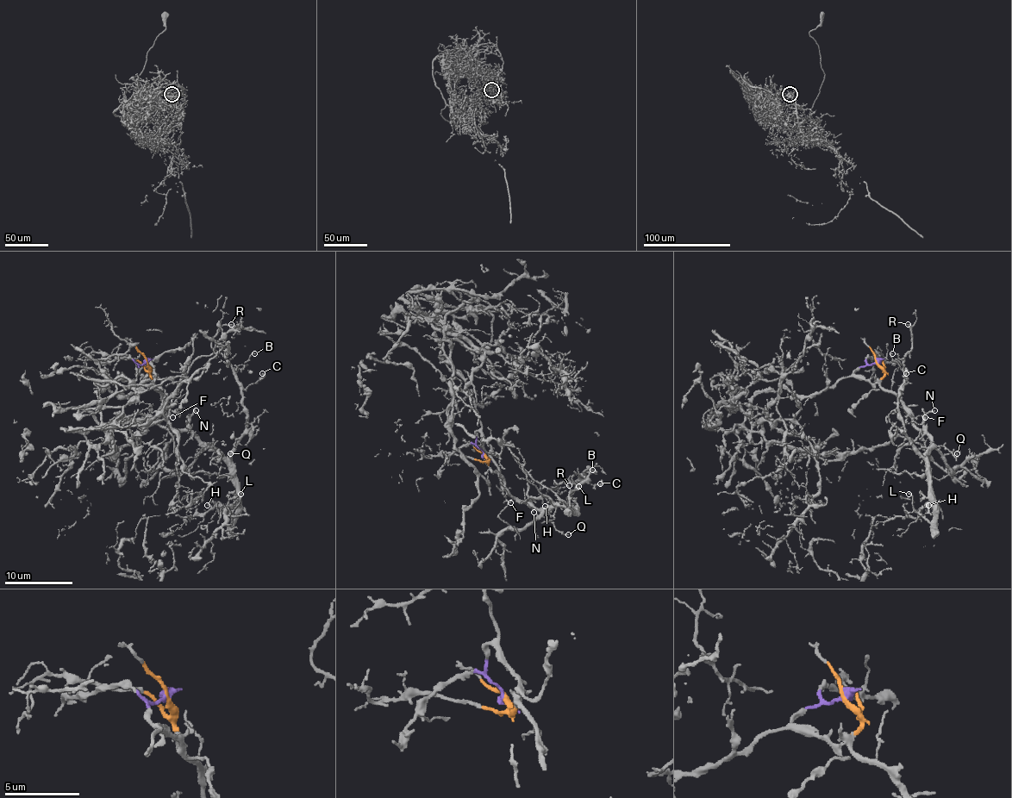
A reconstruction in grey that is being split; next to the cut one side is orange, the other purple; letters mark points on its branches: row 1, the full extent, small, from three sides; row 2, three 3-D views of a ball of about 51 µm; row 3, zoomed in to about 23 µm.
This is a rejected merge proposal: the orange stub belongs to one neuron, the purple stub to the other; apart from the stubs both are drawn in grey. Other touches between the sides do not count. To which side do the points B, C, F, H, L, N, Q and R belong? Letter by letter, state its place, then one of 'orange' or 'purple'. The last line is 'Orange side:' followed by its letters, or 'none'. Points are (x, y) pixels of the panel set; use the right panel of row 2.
B: place (892, 353); orange
C: place (906, 373); orange
F: place (925, 417); orange
H: place (928, 505); orange
L: place (908, 494); orange
N: place (934, 410); orange
Q: place (957, 453); orange
R: place (908, 324); orange
Orange side: B, C, F, H, L, N, Q, R

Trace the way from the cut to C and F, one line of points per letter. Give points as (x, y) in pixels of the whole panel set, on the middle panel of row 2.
C: (484, 454), (512, 496), (537, 508), (567, 501), (583, 483), (581, 476), (590, 484), (600, 483)
F: (484, 454), (486, 461), (490, 458), (498, 470), (502, 491), (510, 503)

